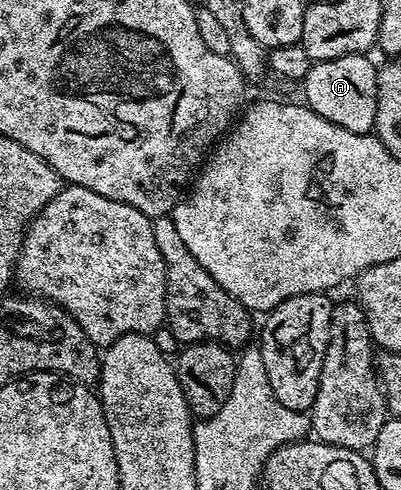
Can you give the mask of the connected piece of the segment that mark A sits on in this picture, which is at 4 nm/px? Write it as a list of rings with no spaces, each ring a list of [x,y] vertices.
[[[367,54],[347,55],[337,59],[313,62],[310,73],[304,78],[303,102],[326,121],[359,135],[369,134],[375,128],[378,113],[377,64],[368,60]]]

